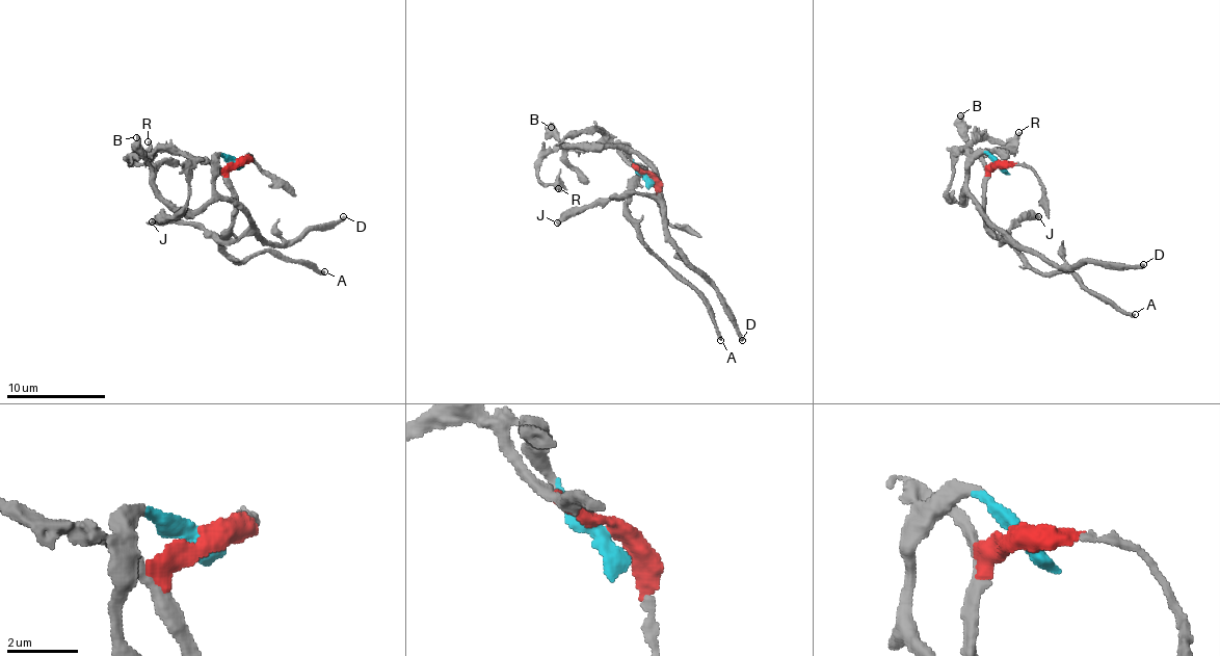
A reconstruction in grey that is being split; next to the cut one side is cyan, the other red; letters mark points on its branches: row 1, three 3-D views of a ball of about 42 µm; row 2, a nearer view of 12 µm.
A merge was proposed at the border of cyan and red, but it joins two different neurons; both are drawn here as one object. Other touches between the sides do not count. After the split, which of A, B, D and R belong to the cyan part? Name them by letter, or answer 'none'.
B, D

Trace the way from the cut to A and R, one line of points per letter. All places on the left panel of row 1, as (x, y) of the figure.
A: (238, 159), (228, 174), (235, 222), (221, 250), (240, 262), (266, 251), (279, 252), (310, 268), (323, 270)
R: (238, 159), (217, 168), (196, 157), (165, 151), (127, 159), (135, 164), (144, 161), (148, 141)

